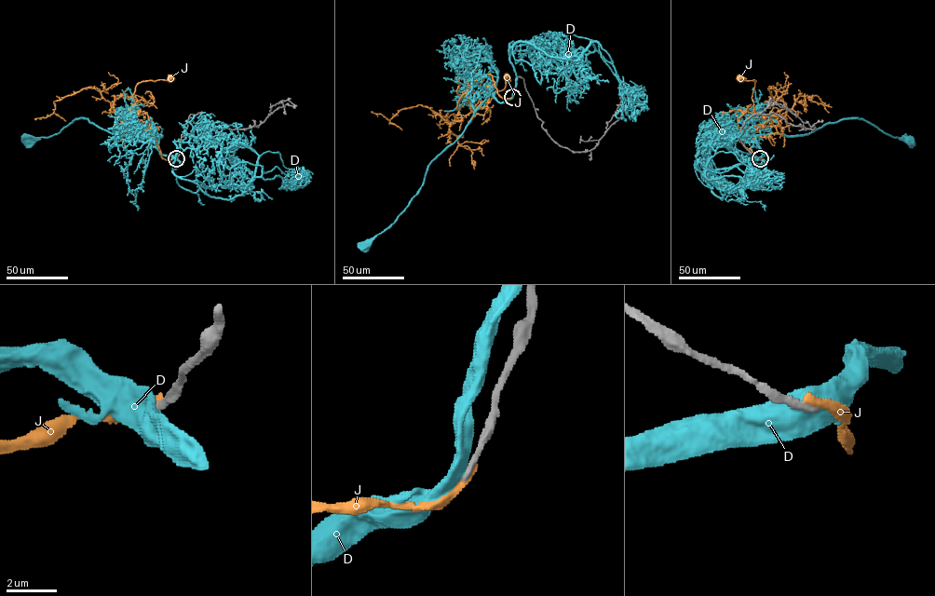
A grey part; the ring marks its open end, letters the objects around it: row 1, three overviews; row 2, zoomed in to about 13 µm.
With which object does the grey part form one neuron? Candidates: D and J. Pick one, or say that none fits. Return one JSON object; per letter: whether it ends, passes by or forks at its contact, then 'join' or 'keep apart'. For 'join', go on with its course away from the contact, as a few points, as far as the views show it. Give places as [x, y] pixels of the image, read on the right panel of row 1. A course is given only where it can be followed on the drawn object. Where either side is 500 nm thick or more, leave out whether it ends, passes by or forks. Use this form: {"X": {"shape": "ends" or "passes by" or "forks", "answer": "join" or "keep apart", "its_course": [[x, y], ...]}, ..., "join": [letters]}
{"D": {"answer": "keep apart"}, "J": {"shape": "ends", "answer": "keep apart"}, "join": []}

